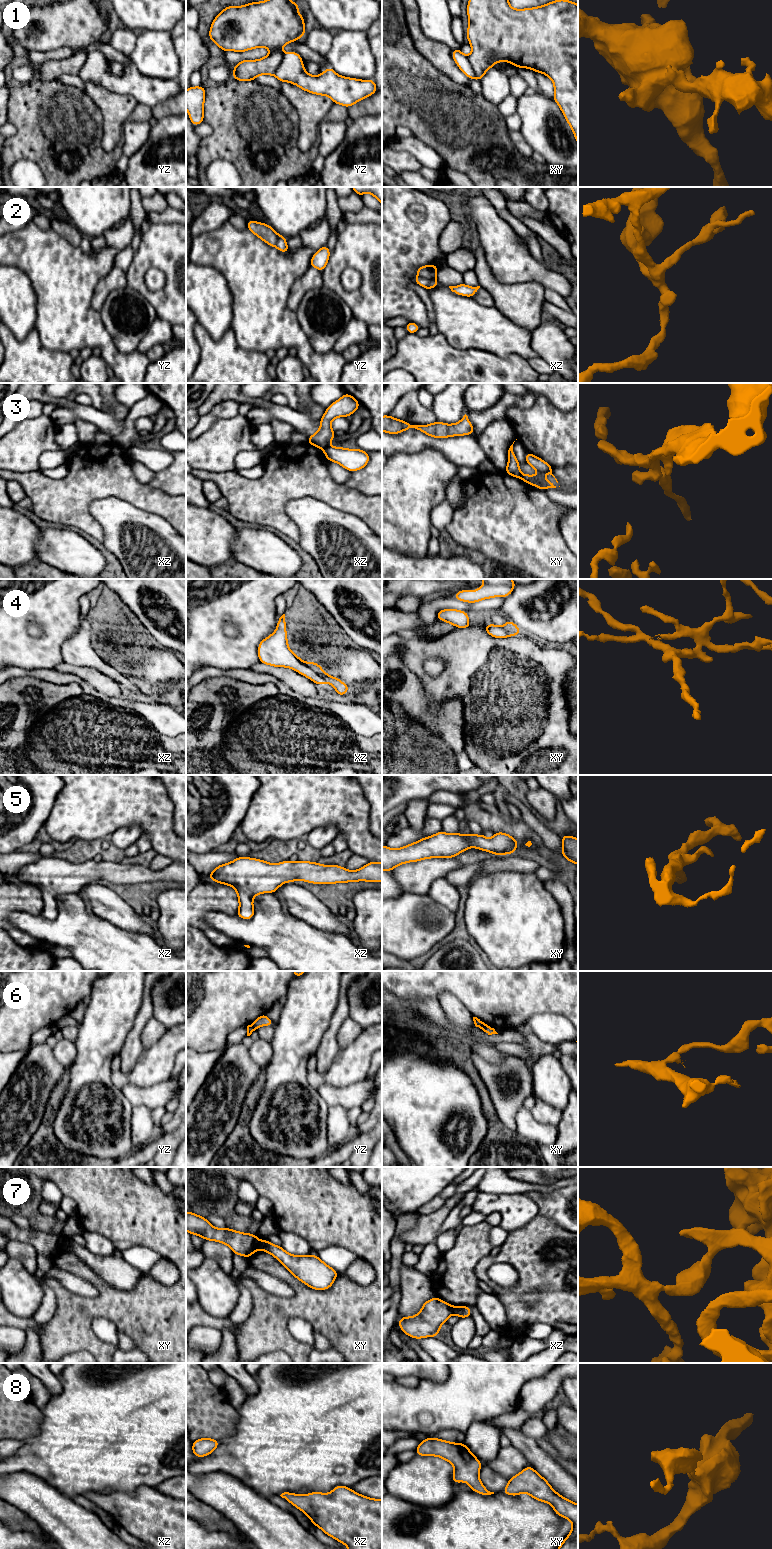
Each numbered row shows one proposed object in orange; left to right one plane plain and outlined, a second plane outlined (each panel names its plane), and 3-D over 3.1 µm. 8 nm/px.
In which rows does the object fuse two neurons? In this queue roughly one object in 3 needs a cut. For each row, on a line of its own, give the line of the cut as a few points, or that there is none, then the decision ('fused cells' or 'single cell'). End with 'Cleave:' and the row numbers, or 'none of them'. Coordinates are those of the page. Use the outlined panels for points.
1: cut xy (467, 57), (473, 71), (481, 77); fused cells
2: cut xz (418, 275), (434, 279); fused cells
3: cut xz (328, 446), (323, 449); fused cells
4: cut xz (305, 663), (325, 680); fused cells
5: cut none; single cell
6: cut xy (486, 1025), (482, 1028); fused cells
7: cut xy (260, 1241), (258, 1247); fused cells
8: cut none; single cell
Cleave: 1, 2, 3, 4, 6, 7

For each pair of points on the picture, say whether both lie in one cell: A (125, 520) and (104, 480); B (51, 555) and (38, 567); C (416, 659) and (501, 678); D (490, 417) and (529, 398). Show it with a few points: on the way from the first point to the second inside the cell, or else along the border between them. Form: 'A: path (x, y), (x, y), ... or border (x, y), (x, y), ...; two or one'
A: border (90, 501), (107, 497), (118, 497), (135, 505); two
B: border (39, 558), (57, 568); two
C: path (437, 650), (463, 650), (480, 667); one
D: path (500, 408), (507, 401), (519, 401); one

